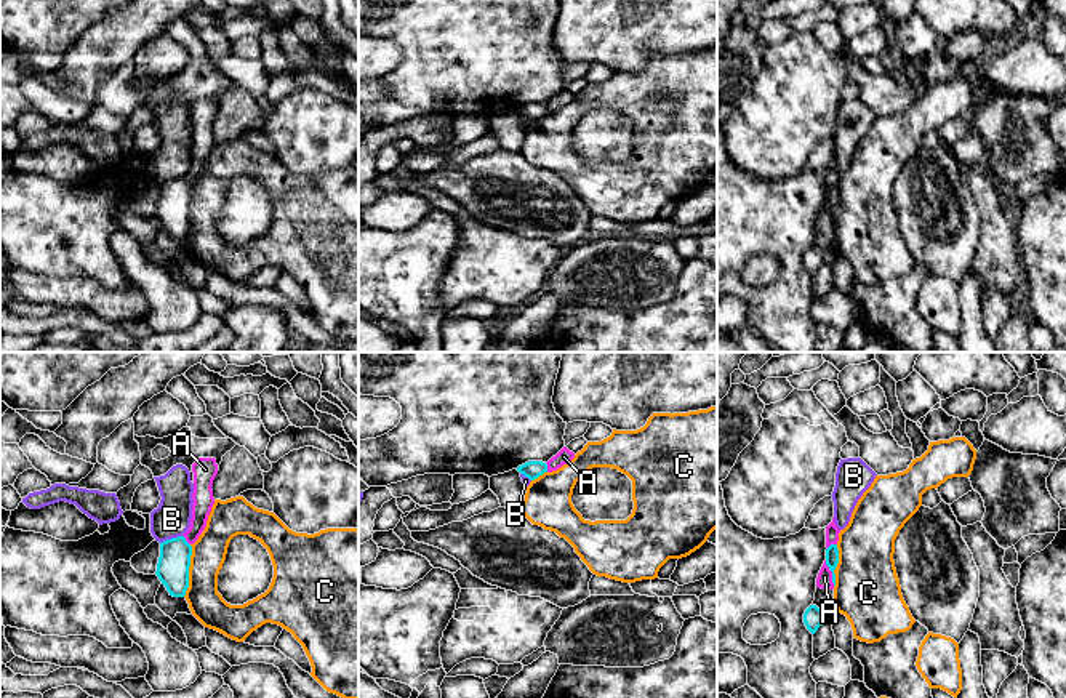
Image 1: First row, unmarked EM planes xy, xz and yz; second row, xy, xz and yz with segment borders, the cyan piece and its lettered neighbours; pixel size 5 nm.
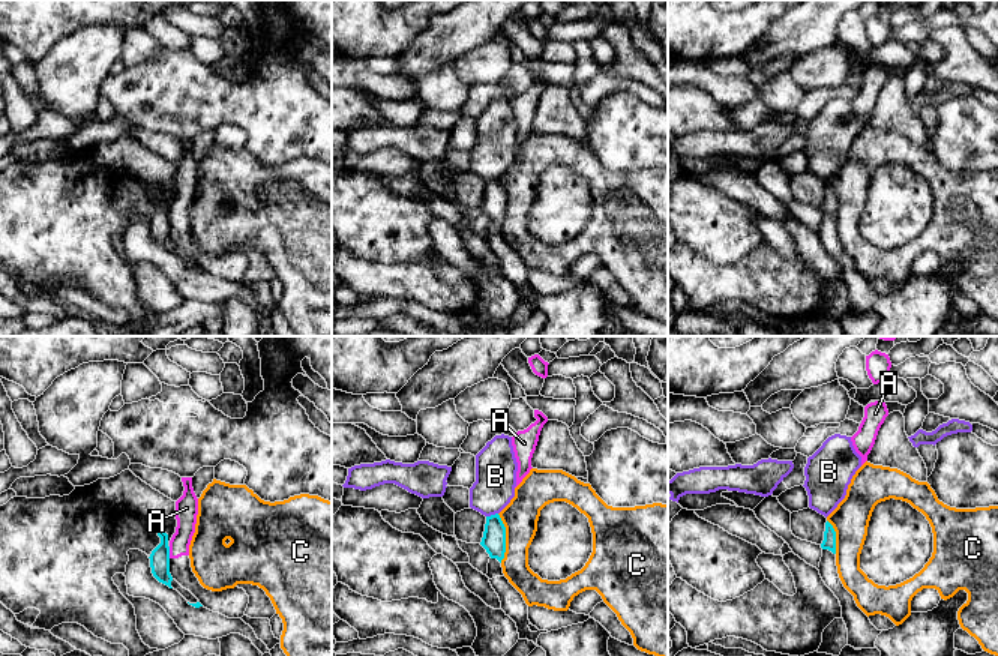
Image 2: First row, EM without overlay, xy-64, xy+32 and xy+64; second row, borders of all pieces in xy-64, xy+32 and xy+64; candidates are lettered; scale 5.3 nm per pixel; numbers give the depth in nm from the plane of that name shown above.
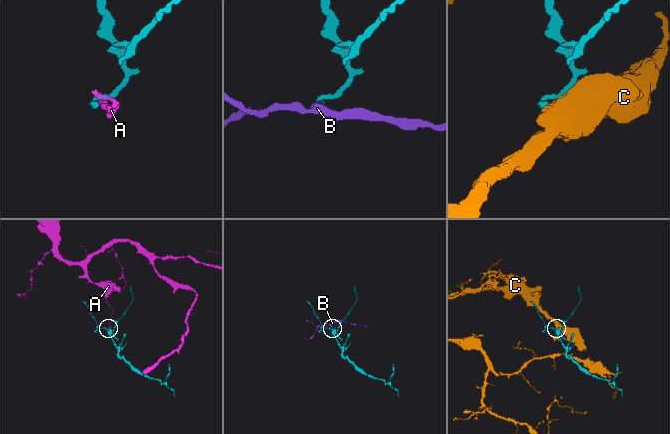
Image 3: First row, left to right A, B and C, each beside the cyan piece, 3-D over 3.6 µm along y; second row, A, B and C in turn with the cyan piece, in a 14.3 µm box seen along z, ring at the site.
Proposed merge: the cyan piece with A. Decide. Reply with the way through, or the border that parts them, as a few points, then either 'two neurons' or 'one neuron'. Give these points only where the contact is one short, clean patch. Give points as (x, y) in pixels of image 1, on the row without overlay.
border along yz (825, 202), (834, 226); two neurons

